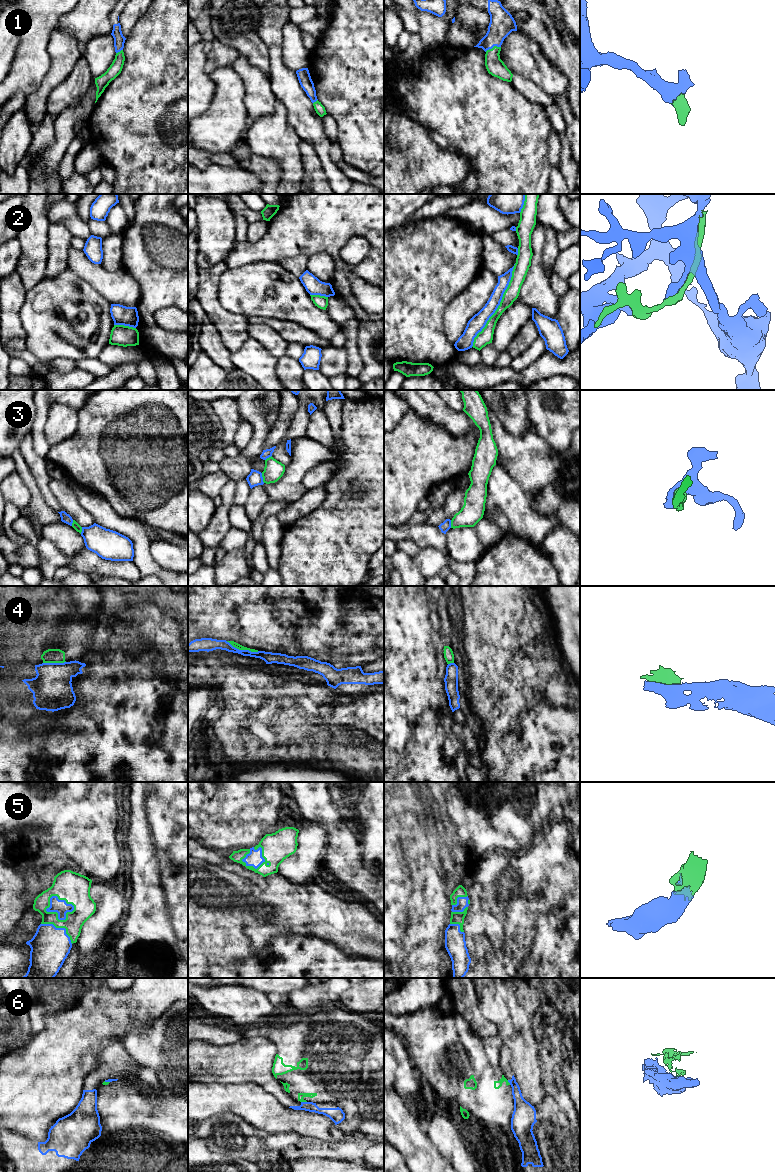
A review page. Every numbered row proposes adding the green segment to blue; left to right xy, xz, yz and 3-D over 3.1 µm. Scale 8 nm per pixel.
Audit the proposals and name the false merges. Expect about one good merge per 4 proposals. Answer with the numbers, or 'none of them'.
2, 3, 4, 6

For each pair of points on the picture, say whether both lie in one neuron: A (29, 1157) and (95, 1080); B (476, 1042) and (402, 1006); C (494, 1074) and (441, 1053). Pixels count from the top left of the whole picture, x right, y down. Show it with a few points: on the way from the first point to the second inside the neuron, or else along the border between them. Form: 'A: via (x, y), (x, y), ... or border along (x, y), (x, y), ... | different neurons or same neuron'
A: via (51, 1147), (86, 1112), (88, 1102) | same neuron
B: border along (423, 1009), (394, 1015) | different neurons
C: via (484, 1060), (475, 1051), (455, 1051) | same neuron

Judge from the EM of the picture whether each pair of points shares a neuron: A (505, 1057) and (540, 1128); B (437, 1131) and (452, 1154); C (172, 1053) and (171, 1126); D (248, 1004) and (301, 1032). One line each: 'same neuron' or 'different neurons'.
A: same neuron
B: same neuron
C: different neurons
D: different neurons

